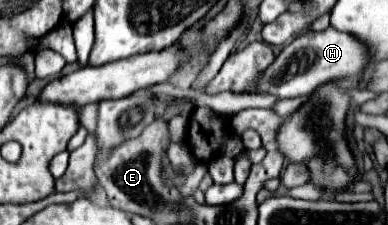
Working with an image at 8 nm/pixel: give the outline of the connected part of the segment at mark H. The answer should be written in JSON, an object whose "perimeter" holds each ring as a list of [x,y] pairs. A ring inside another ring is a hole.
{"perimeter":[[[331,26],[321,32],[309,30],[307,34],[285,46],[271,68],[261,74],[257,92],[275,94],[279,98],[297,98],[315,92],[315,88],[319,88],[319,84],[327,84],[327,80],[345,80],[351,76],[359,76],[365,66],[367,48],[363,48],[361,40],[355,40],[347,32],[339,32]]]}

